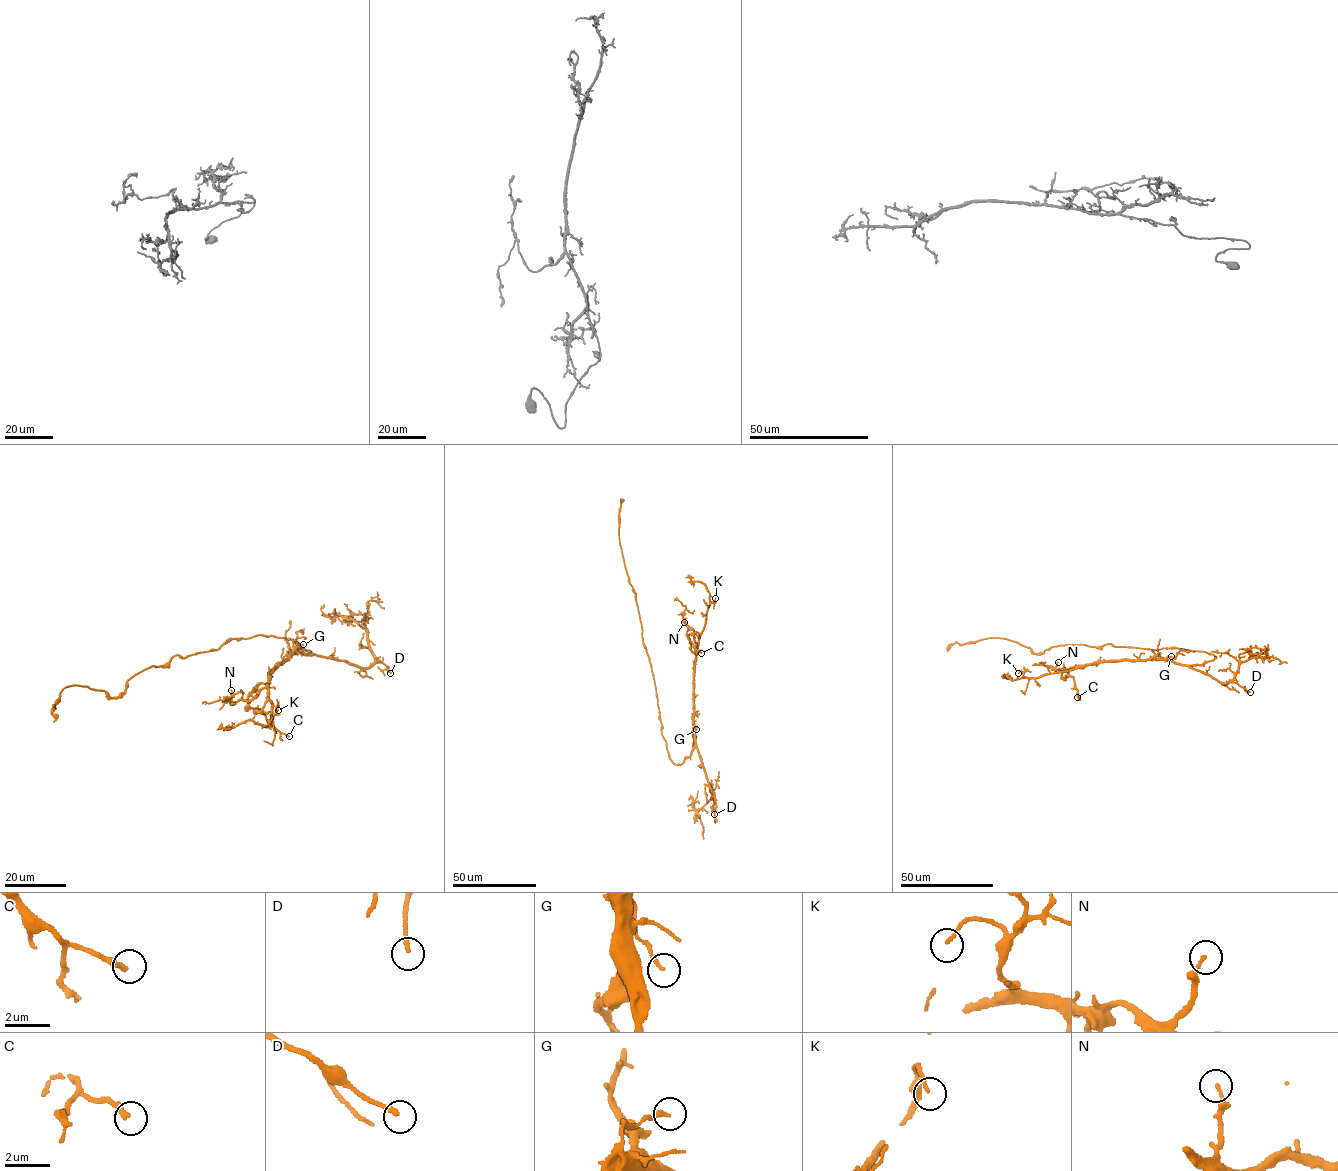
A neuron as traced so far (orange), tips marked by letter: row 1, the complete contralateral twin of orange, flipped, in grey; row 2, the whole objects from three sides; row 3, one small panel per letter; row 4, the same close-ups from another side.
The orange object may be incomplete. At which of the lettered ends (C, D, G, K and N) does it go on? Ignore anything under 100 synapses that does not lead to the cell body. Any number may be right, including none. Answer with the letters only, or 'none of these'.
D

